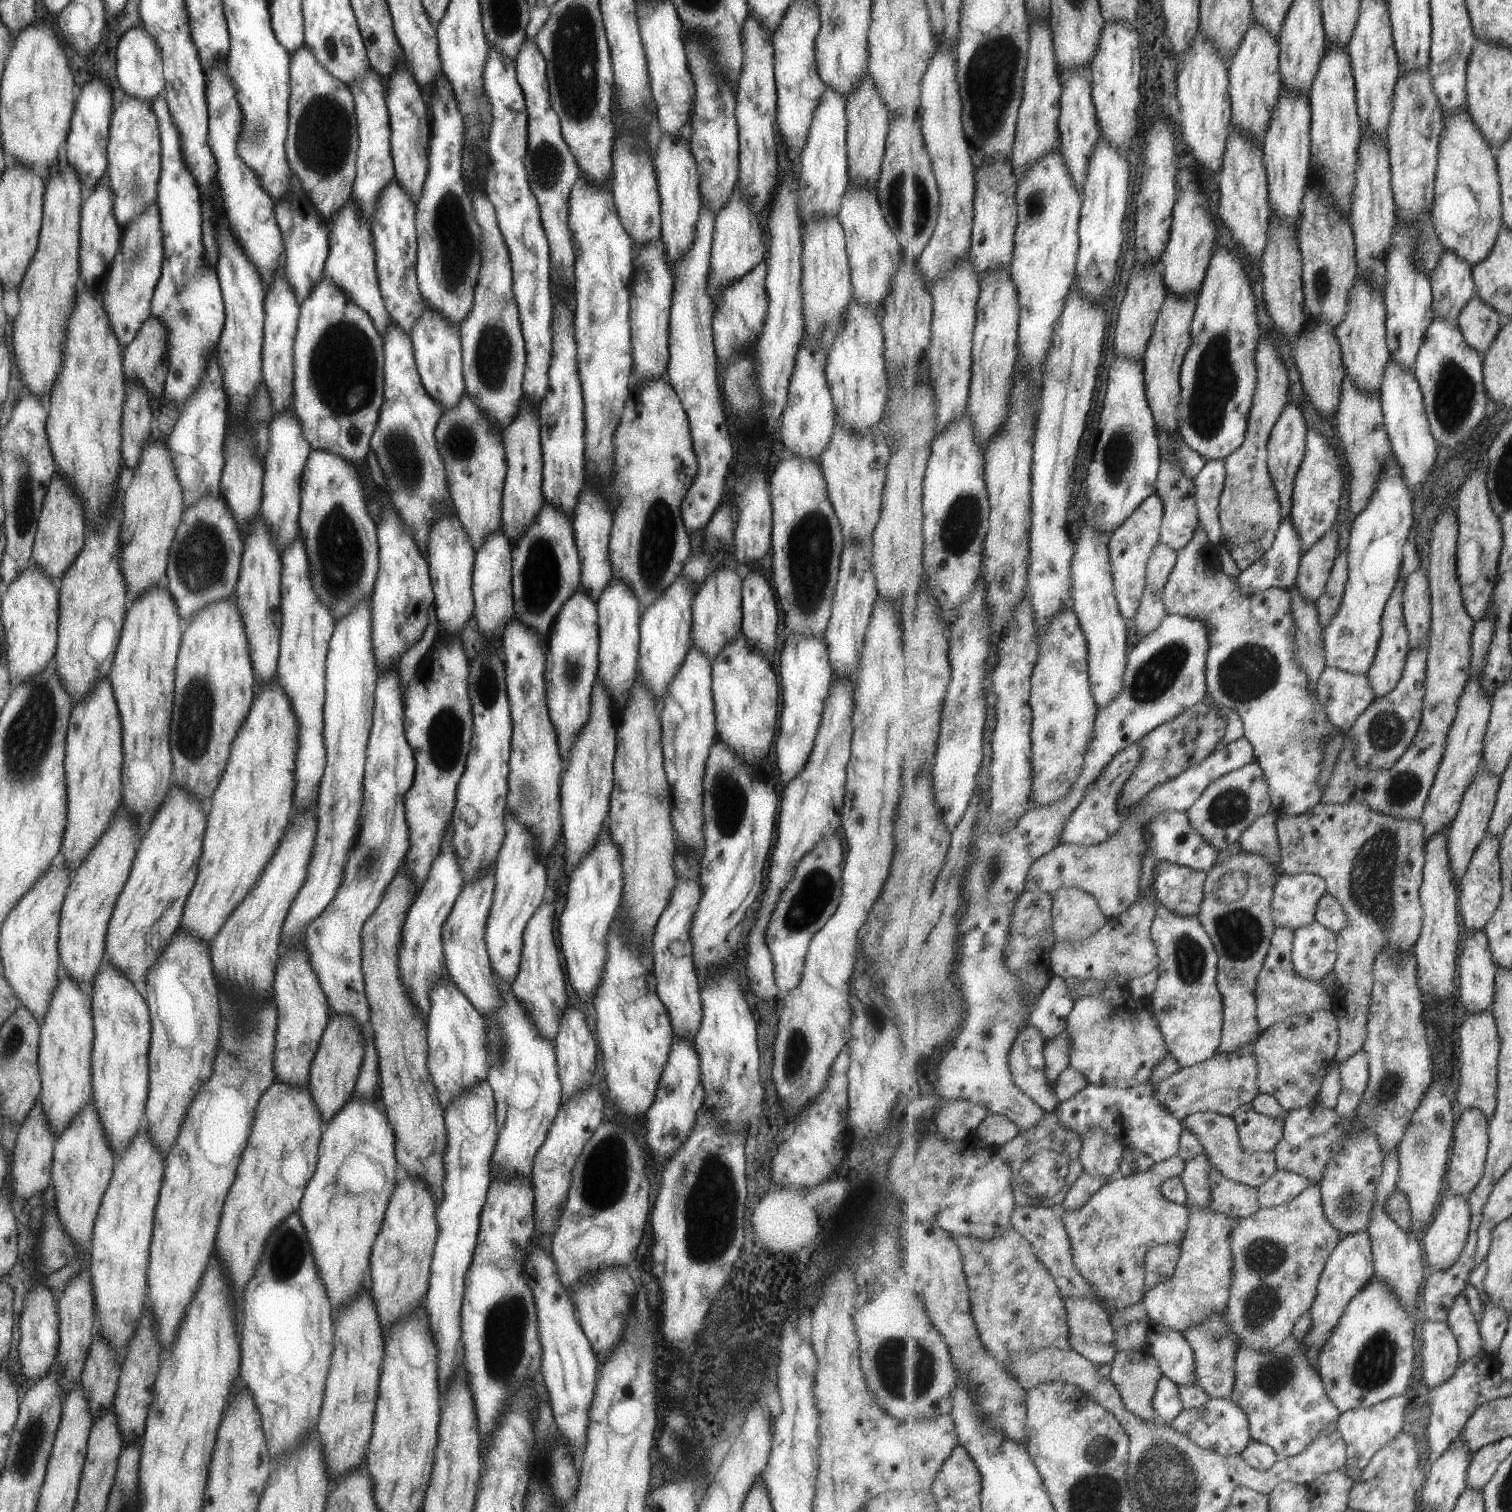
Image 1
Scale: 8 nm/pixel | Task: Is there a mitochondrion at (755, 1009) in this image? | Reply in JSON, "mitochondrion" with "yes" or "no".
{"mitochondrion":"no"}

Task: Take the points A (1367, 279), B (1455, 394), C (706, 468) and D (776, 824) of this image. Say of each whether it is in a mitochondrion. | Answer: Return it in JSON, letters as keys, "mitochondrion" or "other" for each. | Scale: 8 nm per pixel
{"A":"other","B":"mitochondrion","C":"other","D":"other"}

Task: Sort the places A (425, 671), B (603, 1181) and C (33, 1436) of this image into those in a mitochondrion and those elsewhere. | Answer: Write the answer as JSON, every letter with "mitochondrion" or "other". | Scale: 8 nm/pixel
{"A":"other","B":"mitochondrion","C":"mitochondrion"}

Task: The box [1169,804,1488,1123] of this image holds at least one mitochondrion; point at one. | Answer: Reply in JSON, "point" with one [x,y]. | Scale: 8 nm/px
{"point":[1370,888]}

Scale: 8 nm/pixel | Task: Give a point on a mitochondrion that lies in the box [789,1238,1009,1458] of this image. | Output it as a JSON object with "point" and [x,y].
{"point":[904,1370]}

